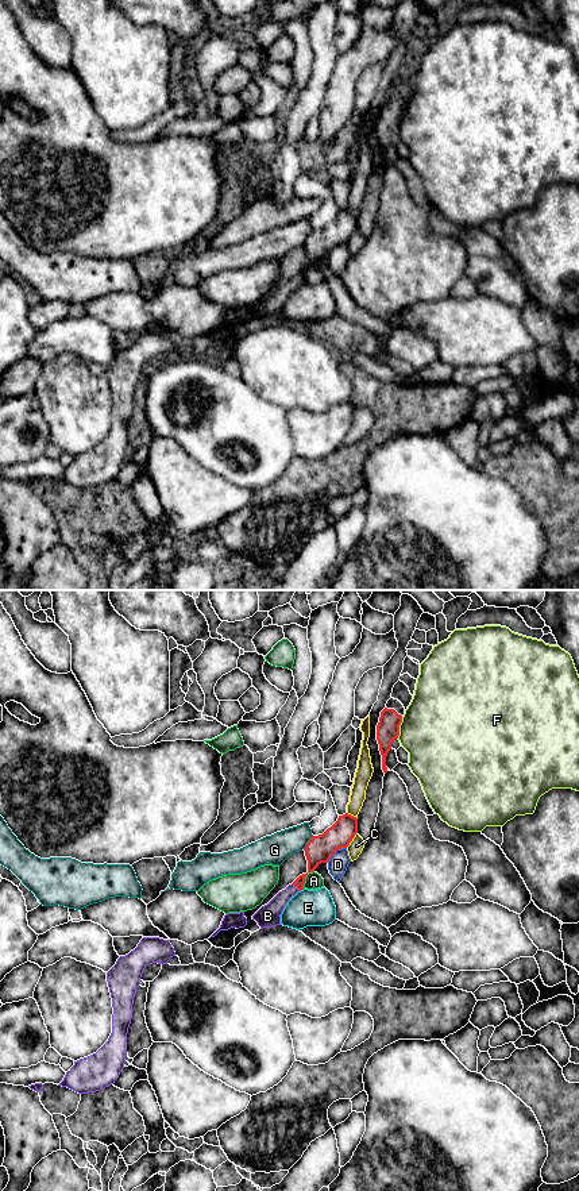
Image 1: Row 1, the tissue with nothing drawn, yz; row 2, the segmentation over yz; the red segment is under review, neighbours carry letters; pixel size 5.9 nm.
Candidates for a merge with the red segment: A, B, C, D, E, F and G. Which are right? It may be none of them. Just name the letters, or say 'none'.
B

